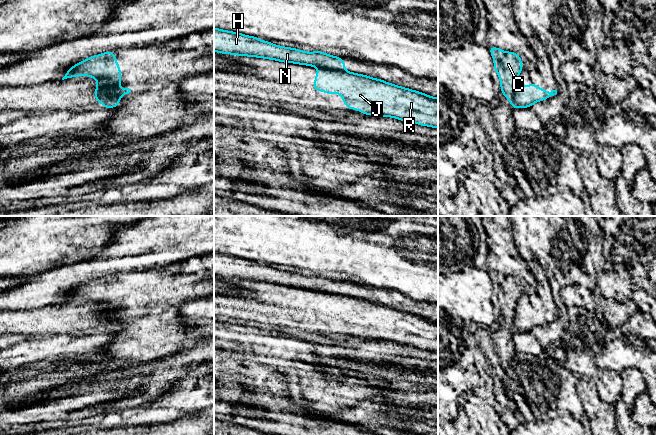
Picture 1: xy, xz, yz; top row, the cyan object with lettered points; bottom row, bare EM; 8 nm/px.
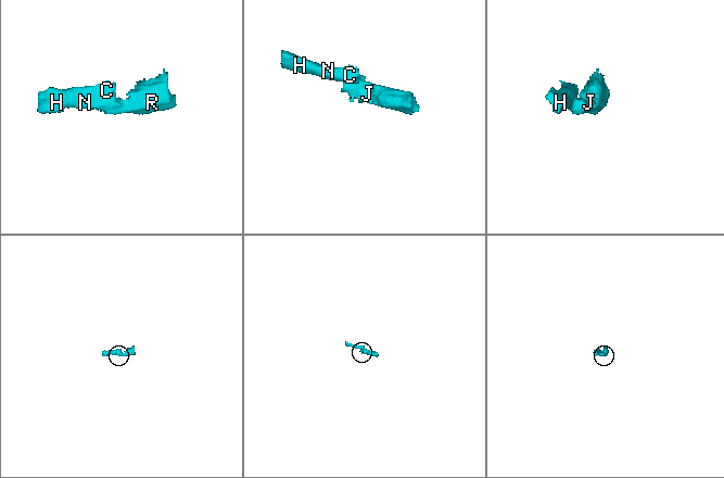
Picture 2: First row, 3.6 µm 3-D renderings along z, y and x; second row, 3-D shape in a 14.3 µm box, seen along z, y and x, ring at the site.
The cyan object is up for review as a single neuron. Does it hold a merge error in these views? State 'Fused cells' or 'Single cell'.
Fused cells

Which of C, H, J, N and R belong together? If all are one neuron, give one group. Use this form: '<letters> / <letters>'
C H N / J R

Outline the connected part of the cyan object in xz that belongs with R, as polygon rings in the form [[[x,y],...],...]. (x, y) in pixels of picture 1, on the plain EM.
[[[320,292],[315,298],[315,308],[311,311],[335,320],[335,315],[343,322],[349,334],[358,333],[359,337],[393,341],[401,345],[417,347],[438,353],[438,322],[349,295]]]

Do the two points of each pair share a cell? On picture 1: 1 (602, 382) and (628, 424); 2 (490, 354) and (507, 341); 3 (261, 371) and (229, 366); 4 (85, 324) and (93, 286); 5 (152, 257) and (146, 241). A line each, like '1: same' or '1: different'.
1: different
2: different
3: same
4: different
5: same

